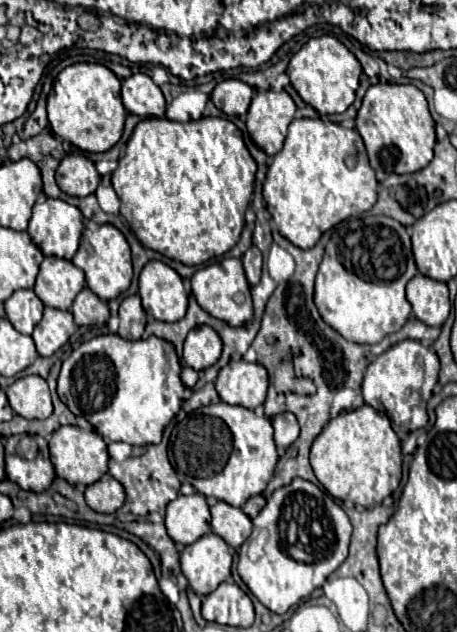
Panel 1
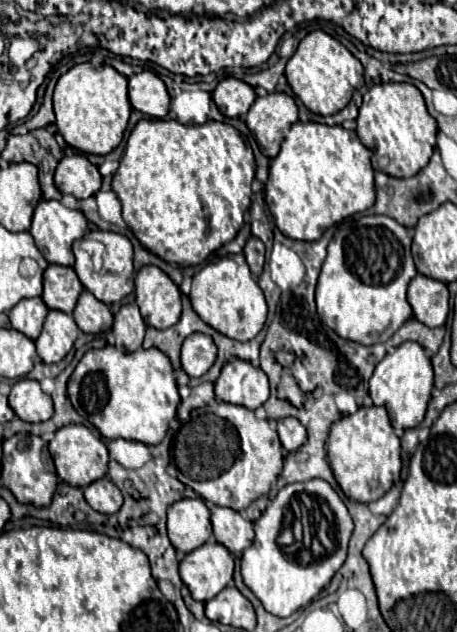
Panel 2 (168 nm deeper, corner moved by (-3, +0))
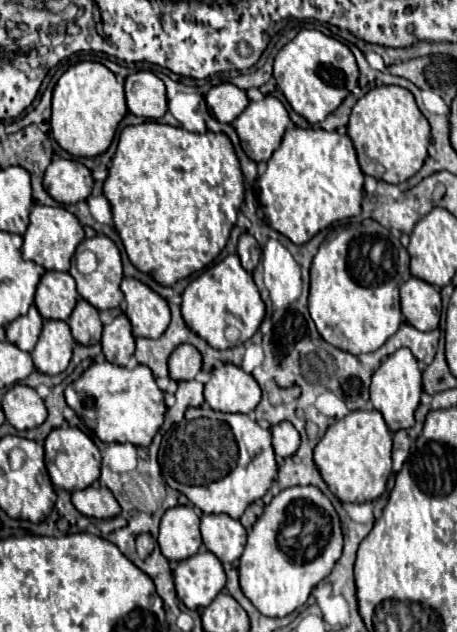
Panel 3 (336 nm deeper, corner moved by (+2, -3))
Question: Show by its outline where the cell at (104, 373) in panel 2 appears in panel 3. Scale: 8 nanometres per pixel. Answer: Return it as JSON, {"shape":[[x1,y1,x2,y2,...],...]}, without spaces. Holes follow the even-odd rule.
{"shape":[[106,360,92,364,66,388,66,402,102,442,130,442,134,446,150,446,166,412,164,392,156,386,150,368,136,364,130,370]]}

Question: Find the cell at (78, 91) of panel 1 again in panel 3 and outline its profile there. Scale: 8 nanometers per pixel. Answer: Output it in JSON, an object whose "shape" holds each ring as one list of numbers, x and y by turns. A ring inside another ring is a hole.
{"shape":[[78,62,62,74,54,88,50,136,72,156,100,156,112,144,116,128,126,112,124,84,102,64]]}

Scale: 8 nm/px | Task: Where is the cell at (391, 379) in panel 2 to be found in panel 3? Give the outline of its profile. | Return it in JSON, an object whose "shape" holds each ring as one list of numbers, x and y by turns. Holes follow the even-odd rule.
{"shape":[[400,348,392,356,388,356,386,362,382,362,372,376,370,402,384,416,384,422,390,428,390,432,414,426,414,410,420,404,420,394,422,394,422,374,416,358,408,348]]}

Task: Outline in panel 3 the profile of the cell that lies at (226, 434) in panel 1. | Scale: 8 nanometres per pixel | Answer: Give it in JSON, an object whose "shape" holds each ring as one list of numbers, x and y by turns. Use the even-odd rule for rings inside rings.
{"shape":[[206,402,198,408,188,408,184,420,170,430,162,462,162,476,170,488,182,492,204,514,228,514,230,518,240,518,248,504,260,500,270,490,276,470,270,430,260,428,248,414,214,412]]}

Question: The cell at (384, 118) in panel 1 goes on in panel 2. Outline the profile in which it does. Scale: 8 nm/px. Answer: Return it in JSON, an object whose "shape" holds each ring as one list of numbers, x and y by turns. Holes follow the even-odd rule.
{"shape":[[383,83,371,87,359,109,357,135,361,143,371,151,373,169,379,169,391,177,413,177,431,159,435,149,437,121,429,115,421,91,411,83],[389,157,387,167,379,167,379,159]]}

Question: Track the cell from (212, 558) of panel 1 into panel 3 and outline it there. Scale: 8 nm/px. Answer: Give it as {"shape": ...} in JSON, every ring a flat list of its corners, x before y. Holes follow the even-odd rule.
{"shape":[[208,550,178,562,174,570,176,594,190,610,206,608,226,584,222,562]]}

